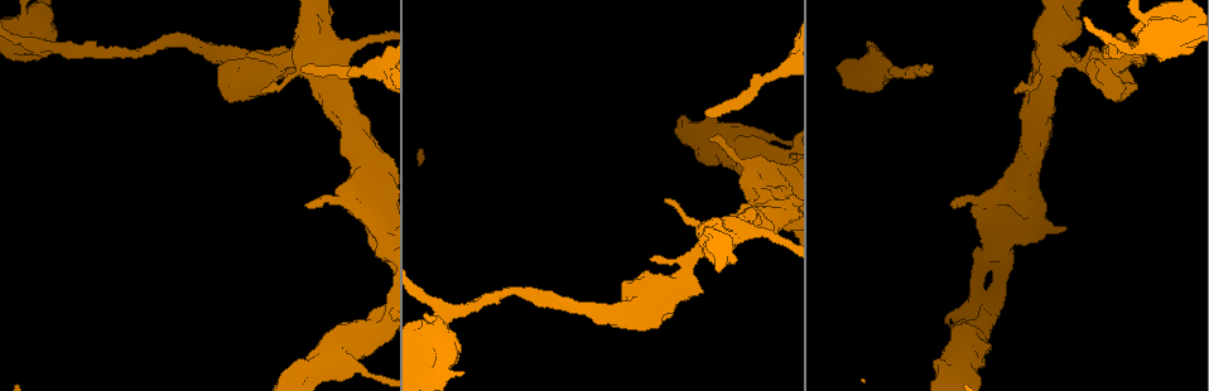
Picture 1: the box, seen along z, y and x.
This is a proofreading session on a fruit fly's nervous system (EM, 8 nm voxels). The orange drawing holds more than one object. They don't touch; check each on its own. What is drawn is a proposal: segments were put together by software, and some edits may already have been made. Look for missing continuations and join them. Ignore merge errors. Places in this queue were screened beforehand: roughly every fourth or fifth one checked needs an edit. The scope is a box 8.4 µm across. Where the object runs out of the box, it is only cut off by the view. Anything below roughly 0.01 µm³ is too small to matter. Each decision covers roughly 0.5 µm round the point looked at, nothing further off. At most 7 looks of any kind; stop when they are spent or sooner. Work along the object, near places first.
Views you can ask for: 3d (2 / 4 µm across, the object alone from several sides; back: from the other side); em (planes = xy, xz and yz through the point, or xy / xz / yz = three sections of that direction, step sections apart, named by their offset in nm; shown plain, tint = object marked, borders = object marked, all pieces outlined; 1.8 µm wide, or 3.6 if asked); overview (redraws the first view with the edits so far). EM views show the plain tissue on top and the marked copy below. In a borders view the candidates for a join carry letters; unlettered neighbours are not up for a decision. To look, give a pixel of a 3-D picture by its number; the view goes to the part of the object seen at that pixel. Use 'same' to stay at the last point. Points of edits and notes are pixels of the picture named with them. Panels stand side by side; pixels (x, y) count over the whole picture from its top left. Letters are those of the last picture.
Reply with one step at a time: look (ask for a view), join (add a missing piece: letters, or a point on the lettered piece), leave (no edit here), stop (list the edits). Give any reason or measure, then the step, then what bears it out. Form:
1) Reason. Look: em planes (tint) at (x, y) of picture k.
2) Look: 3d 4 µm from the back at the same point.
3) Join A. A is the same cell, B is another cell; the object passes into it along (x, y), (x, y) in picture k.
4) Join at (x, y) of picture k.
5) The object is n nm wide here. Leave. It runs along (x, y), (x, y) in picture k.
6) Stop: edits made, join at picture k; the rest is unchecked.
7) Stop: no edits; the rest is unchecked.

Arms run side by side. Look: 3d 4 µm at (1048, 69) of picture 1.

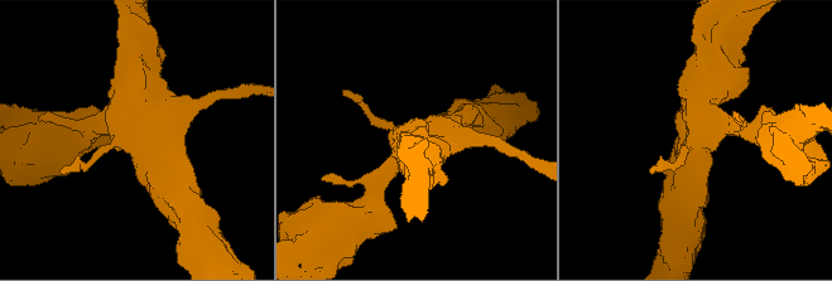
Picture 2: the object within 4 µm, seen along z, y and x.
Look: em planes (tint) at (698, 135) of picture 2.

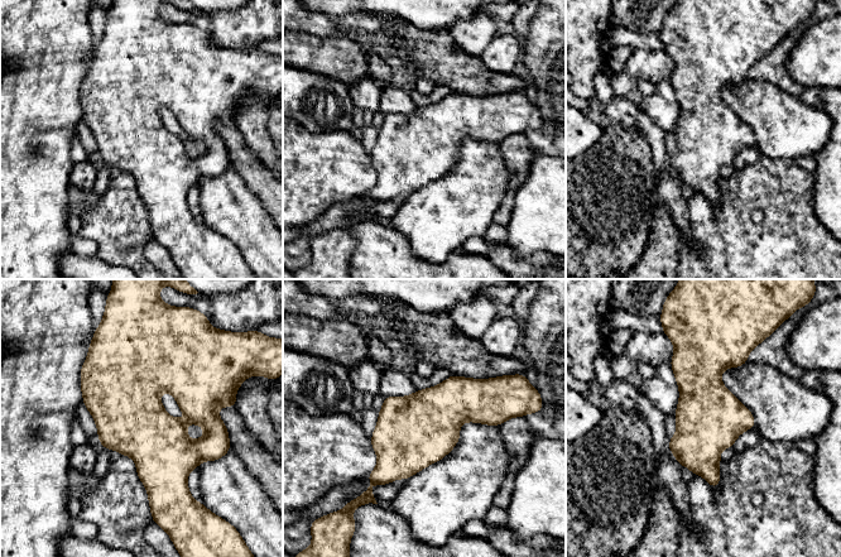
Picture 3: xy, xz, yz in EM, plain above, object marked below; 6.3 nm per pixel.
Look: em planes (borders) at the same point.

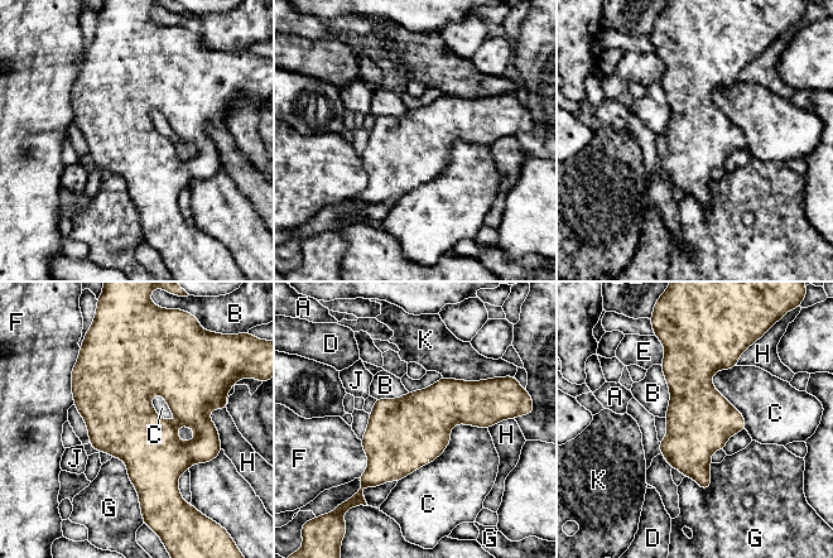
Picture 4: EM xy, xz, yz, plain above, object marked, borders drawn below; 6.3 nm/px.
The object is 420 nm wide here. Leave. A, B, C, D, E, F, G, H, J and K are other cells; a border runs along (153, 393), (194, 432), (192, 441) in picture 4; no lettered piece goes on from it.

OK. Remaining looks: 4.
Branch stops here. Look: em xy step 8 (borders) at (301, 71) of picture 1.

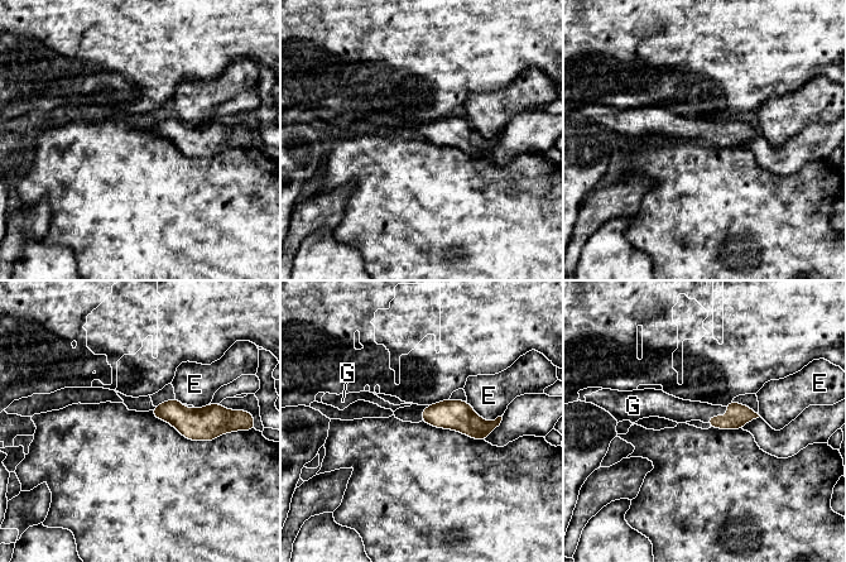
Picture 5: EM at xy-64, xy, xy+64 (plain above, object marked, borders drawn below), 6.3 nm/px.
Another direction. Look: em planes (borders) at the same point.

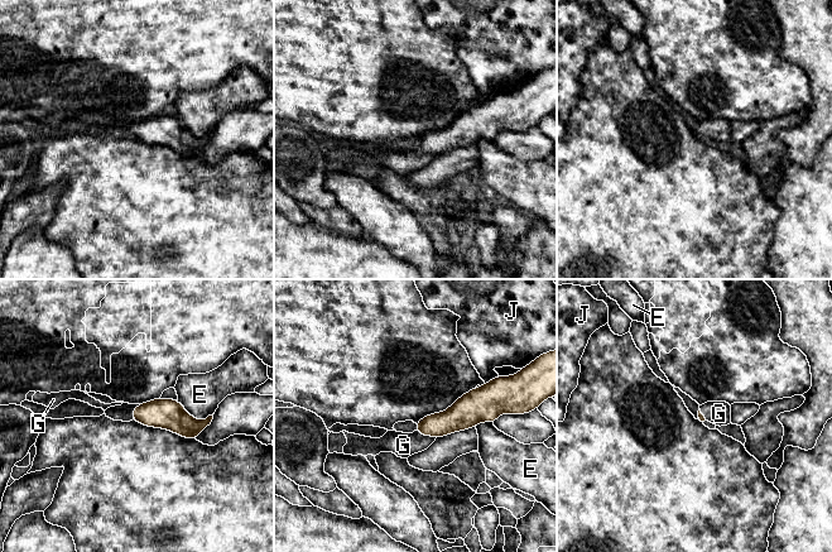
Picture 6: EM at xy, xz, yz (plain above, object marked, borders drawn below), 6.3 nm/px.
Join G. G is the same cell, E and J are other cells; the object passes into it along (460, 416), (426, 435), (403, 445) in picture 6; the cell continues.

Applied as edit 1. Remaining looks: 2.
Look: em 3.6 µm planes (borders) at (374, 220) of picture 1.

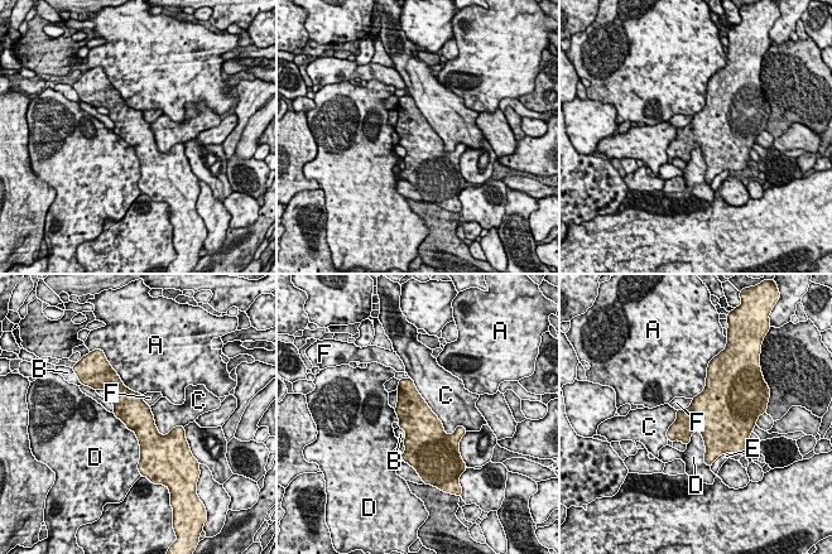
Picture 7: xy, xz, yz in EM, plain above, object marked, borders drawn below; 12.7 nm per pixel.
Leave. A, B, C, D, E and F are other cells; no lettered piece goes on from it.

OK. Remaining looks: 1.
Stop: edits made, join at picture 6; the rest is unchecked.

